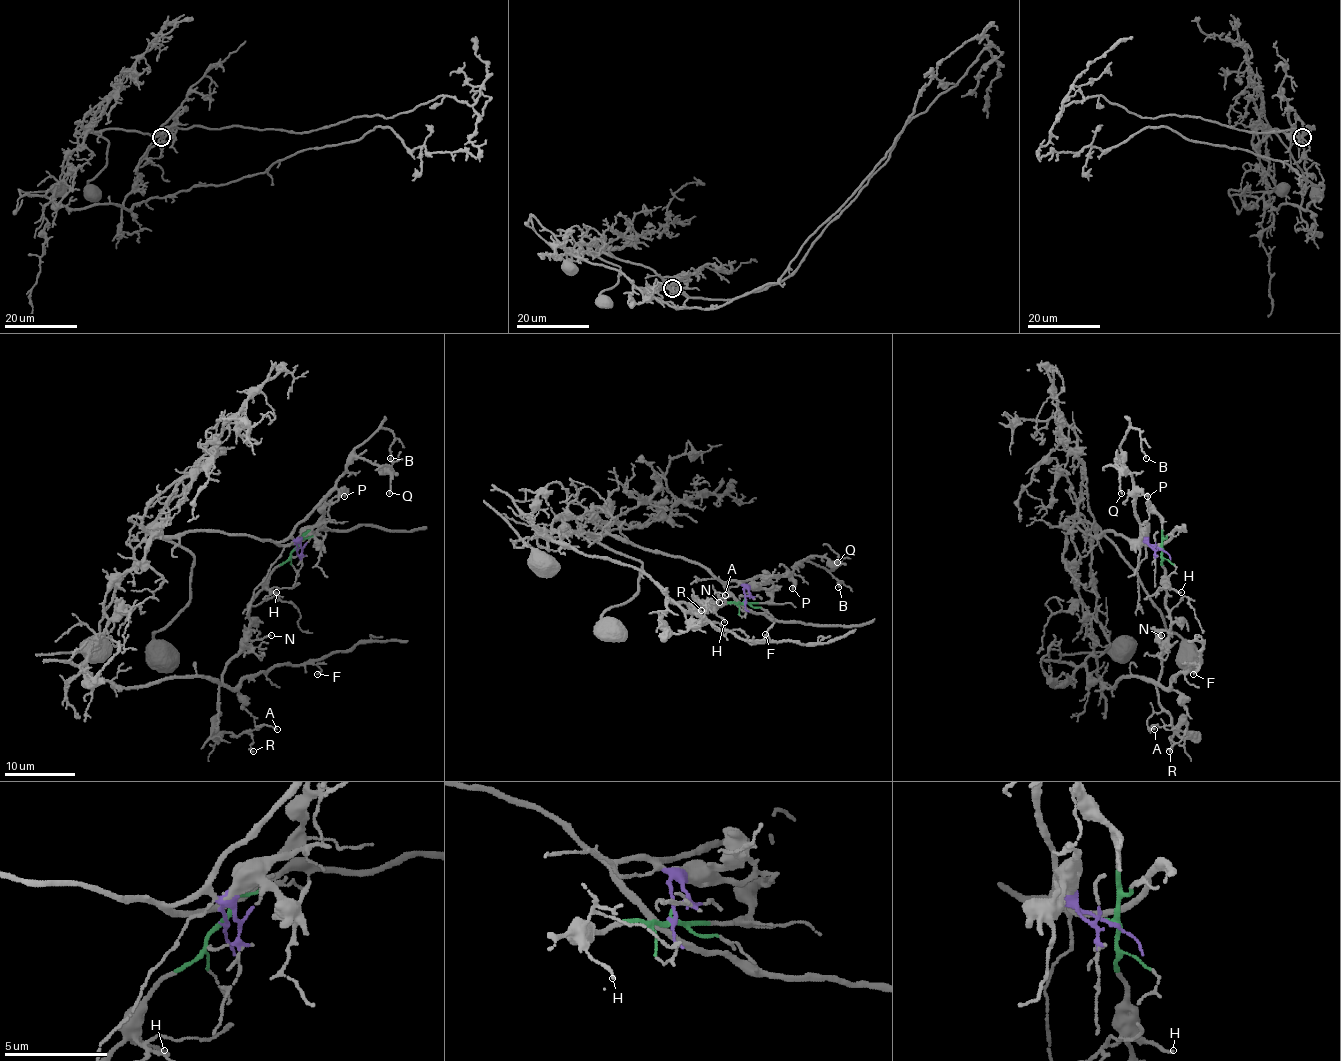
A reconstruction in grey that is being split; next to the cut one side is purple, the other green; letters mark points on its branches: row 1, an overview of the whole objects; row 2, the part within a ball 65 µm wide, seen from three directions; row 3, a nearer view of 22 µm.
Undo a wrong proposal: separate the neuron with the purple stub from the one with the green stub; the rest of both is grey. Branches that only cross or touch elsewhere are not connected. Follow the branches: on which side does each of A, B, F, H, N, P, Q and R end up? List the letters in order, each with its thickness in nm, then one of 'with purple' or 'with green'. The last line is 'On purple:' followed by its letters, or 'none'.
A: 110 nm | with green
B: 130 nm | with purple
F: 130 nm | with green
H: 90 nm | with green
N: 140 nm | with green
P: 170 nm | with purple
Q: 120 nm | with purple
R: 170 nm | with green
On purple: B, P, Q

